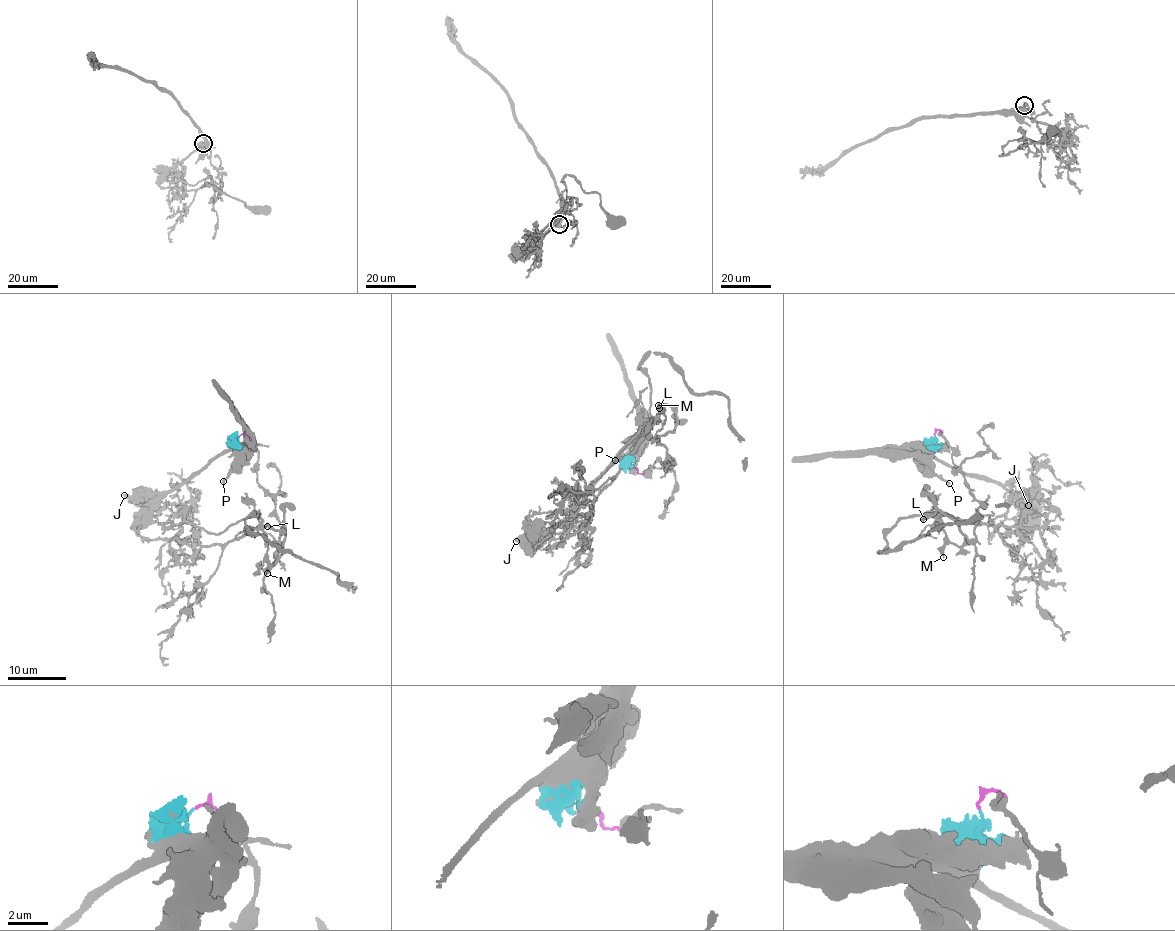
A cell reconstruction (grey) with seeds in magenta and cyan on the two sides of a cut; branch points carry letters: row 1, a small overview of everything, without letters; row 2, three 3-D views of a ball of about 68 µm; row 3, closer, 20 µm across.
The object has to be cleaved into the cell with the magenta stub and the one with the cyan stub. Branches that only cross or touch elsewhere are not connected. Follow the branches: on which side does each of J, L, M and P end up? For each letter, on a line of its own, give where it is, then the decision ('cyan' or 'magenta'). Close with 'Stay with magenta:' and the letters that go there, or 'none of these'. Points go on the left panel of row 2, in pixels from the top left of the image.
J: place (124, 495); cyan
L: place (267, 526); magenta
M: place (267, 573); magenta
P: place (223, 481); cyan
Stay with magenta: L, M

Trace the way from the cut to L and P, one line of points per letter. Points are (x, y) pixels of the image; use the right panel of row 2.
L: (935, 435), (938, 430), (946, 439), (954, 469), (980, 505), (974, 538), (958, 546), (935, 517), (923, 519)
P: (935, 435), (935, 442), (920, 457), (935, 474), (950, 483)

